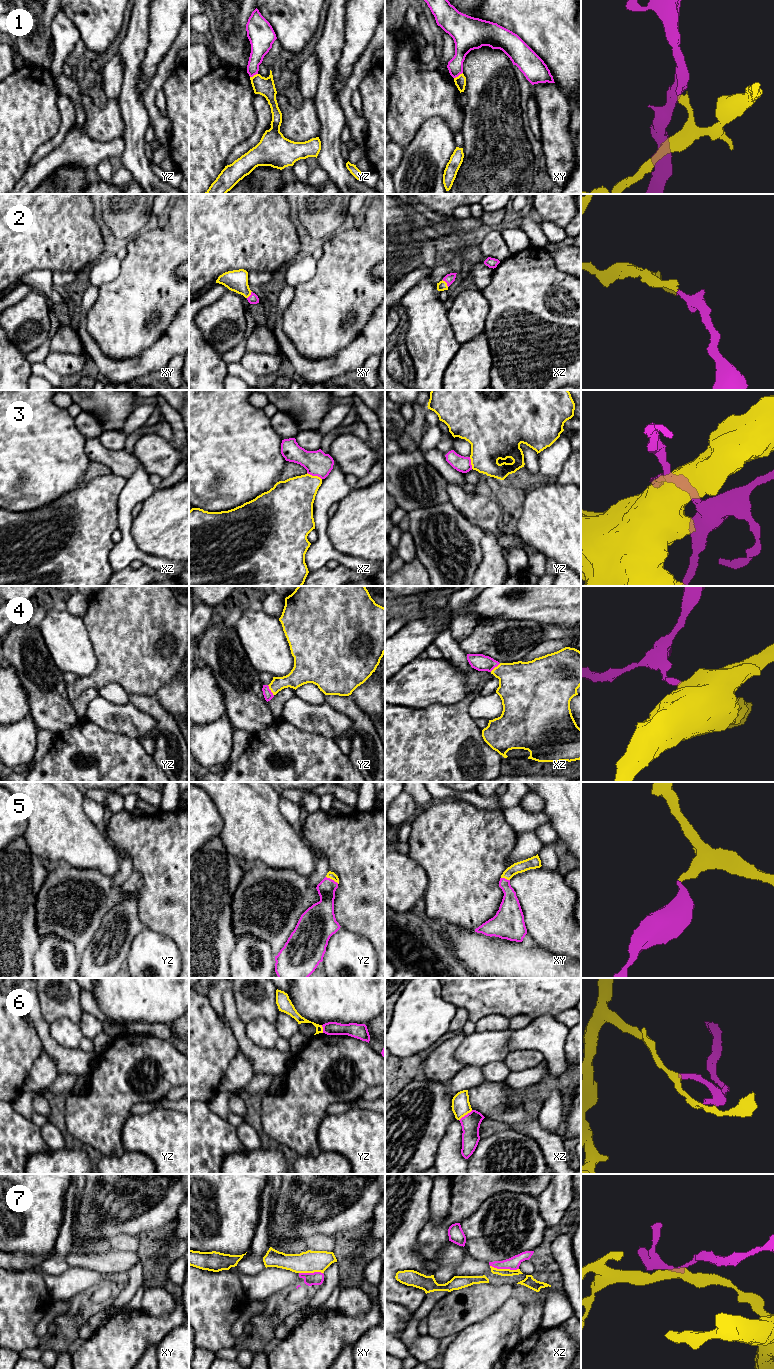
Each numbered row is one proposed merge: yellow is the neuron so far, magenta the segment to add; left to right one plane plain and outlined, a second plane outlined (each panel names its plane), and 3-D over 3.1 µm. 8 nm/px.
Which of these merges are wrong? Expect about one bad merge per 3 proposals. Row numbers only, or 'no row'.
1, 3, 6, 7

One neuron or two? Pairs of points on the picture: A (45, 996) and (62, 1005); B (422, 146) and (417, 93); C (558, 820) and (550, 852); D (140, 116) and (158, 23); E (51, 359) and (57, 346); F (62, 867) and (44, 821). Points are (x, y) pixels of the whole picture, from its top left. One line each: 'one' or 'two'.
A: one
B: two
C: two
D: two
E: two
F: two

